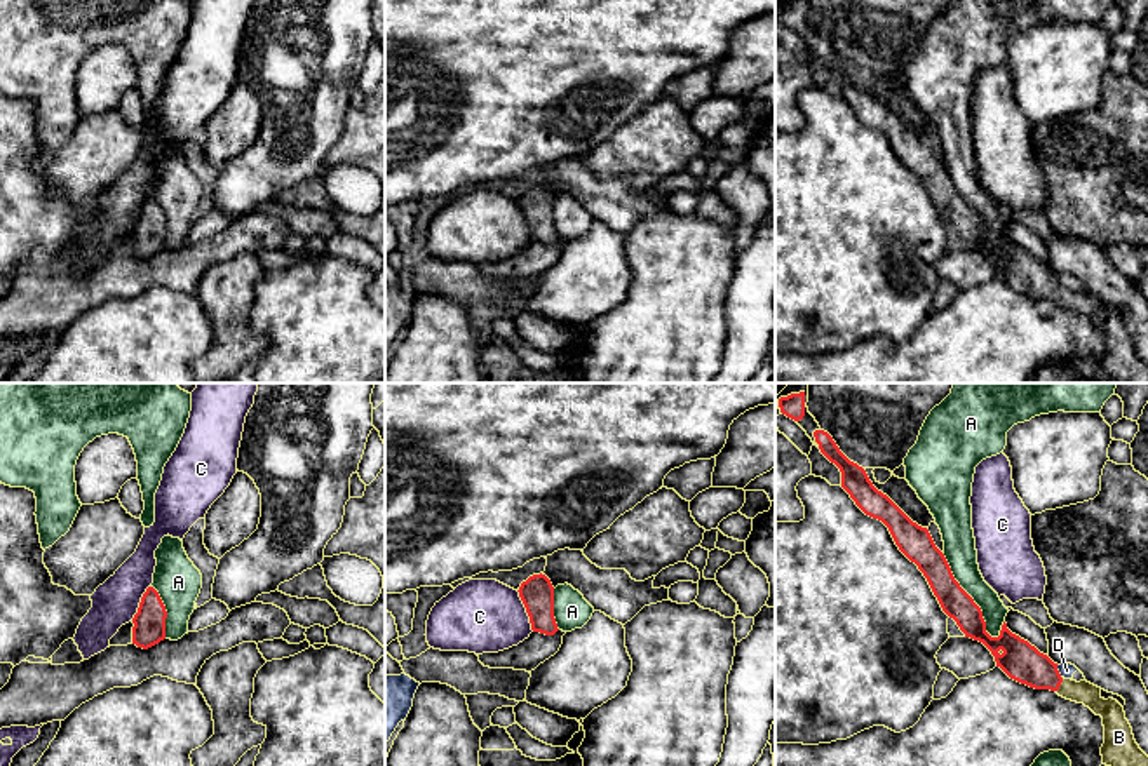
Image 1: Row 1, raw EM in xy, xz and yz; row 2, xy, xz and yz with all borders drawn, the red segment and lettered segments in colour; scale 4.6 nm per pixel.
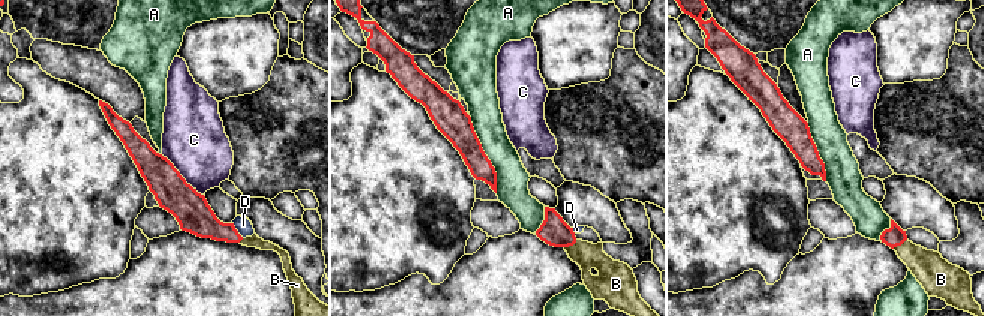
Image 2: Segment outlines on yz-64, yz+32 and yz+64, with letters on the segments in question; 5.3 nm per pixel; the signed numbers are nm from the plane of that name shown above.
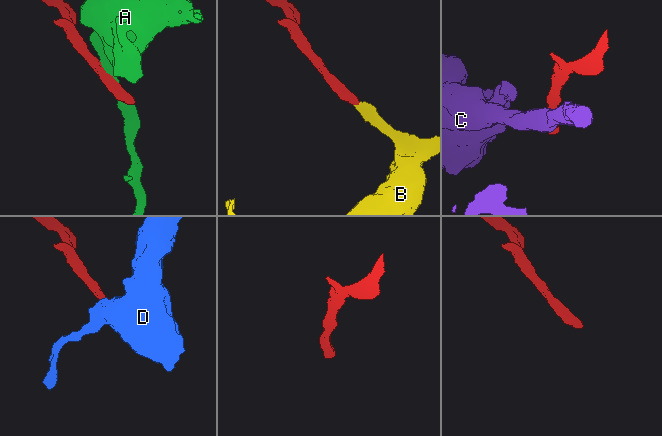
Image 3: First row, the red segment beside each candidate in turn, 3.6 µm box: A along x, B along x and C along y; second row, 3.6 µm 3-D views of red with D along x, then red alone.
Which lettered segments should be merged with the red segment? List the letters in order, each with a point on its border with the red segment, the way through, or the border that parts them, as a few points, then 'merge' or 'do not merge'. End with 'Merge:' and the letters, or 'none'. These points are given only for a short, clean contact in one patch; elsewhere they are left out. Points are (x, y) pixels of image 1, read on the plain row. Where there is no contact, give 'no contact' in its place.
A: contact yz (971, 208); do not merge
B: contact yz (1060, 295); way yz (1019, 270), (1060, 295), (1089, 305); merge
C: contact xz (526, 221); do not merge
D: contact yz (1058, 282); border yz (1056, 275), (1061, 288); do not merge
Merge: B

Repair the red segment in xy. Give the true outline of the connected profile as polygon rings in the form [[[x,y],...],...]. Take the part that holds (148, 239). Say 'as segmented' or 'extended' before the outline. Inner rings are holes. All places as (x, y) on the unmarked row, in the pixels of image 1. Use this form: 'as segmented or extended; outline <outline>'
as segmented; outline [[[153,197],[141,207],[138,223],[132,228],[132,254],[148,259],[165,249],[167,221]]]

